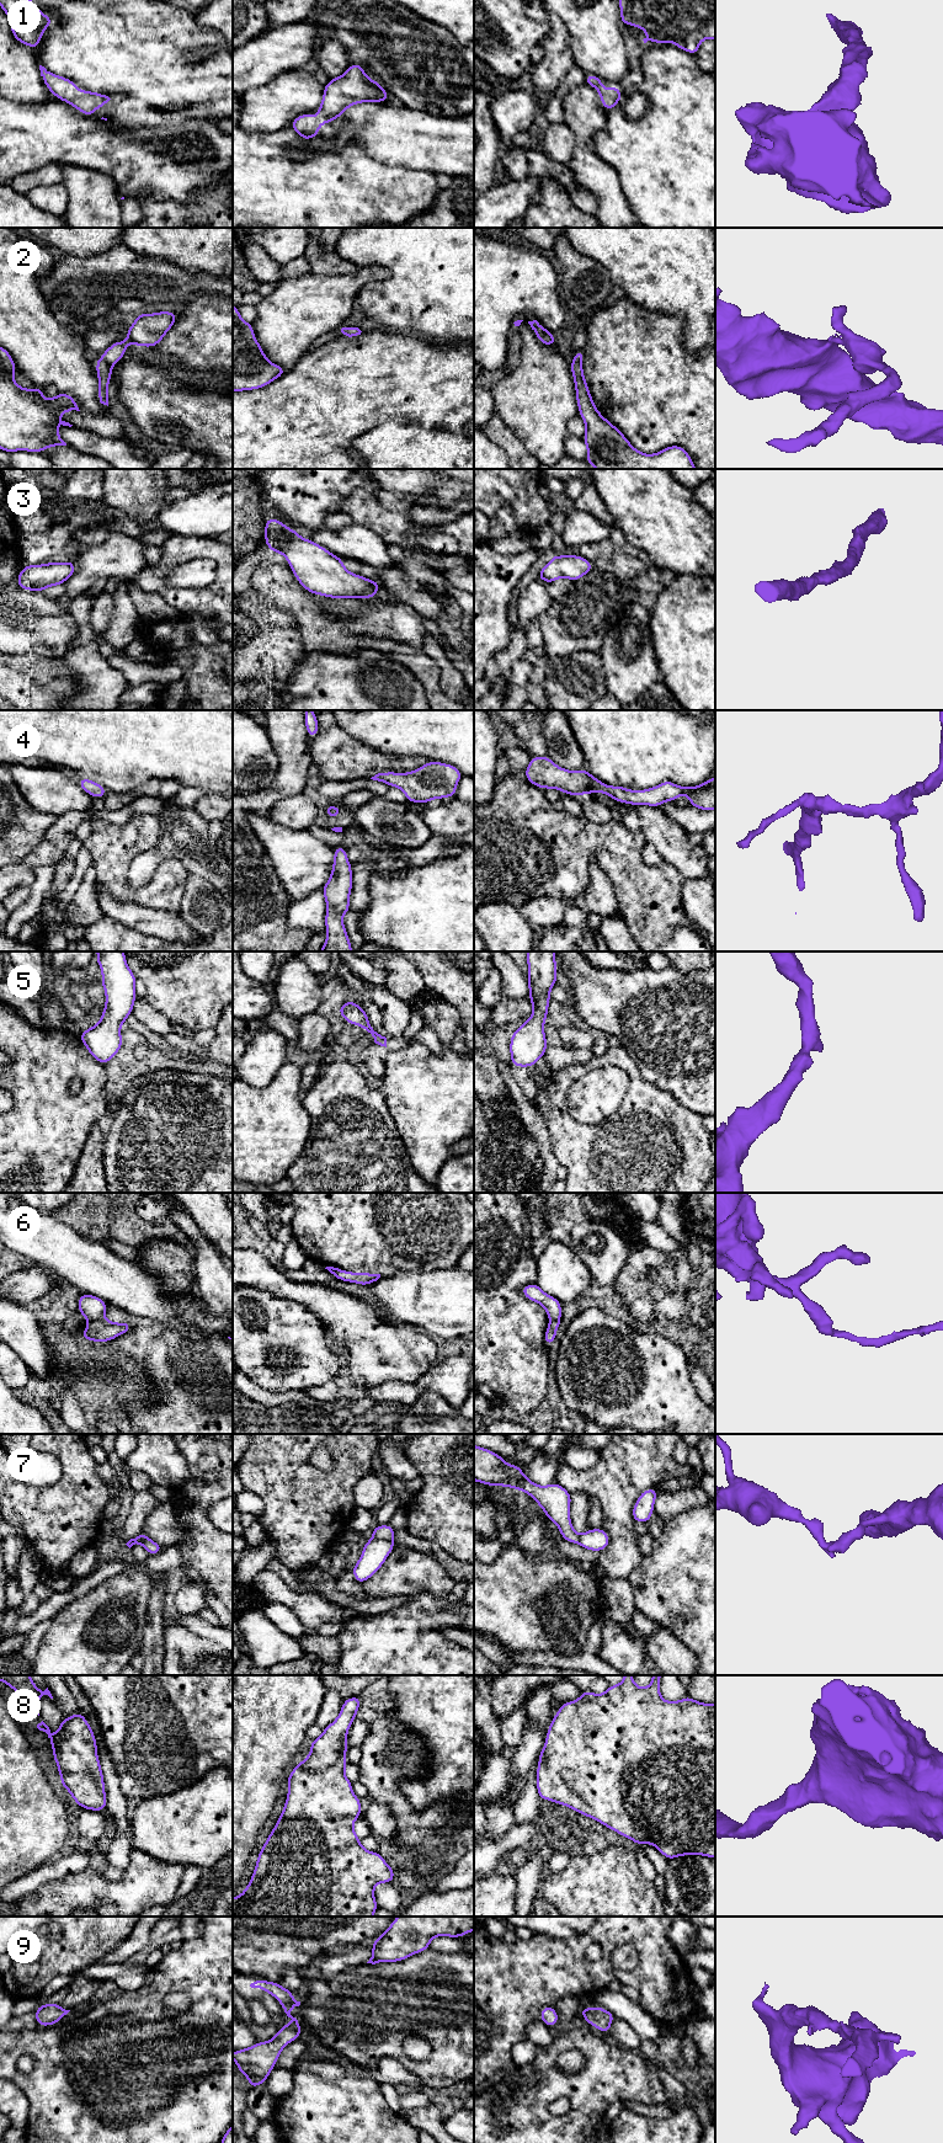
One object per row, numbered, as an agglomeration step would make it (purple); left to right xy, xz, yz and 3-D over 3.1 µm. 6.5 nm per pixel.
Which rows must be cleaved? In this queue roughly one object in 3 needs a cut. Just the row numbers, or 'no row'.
2, 6, 7

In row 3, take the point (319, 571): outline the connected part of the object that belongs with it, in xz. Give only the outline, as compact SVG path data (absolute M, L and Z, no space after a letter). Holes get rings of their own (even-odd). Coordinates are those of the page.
M268 517L265 523L265 544L272 553L283 554L297 581L314 596L321 595L329 598L374 598L380 585L361 575L350 572L342 563L342 558L331 554L311 539L304 539L297 531L291 529L279 519Z

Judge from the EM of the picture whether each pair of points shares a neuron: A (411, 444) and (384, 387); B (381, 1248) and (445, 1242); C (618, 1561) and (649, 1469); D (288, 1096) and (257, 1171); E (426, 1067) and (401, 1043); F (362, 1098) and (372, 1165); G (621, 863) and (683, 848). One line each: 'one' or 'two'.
A: two
B: one
C: one
D: one
E: two
F: one
G: two

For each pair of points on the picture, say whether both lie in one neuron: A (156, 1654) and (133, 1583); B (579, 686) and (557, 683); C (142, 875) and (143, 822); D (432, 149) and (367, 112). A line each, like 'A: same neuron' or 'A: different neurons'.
A: different neurons
B: same neuron
C: different neurons
D: same neuron

